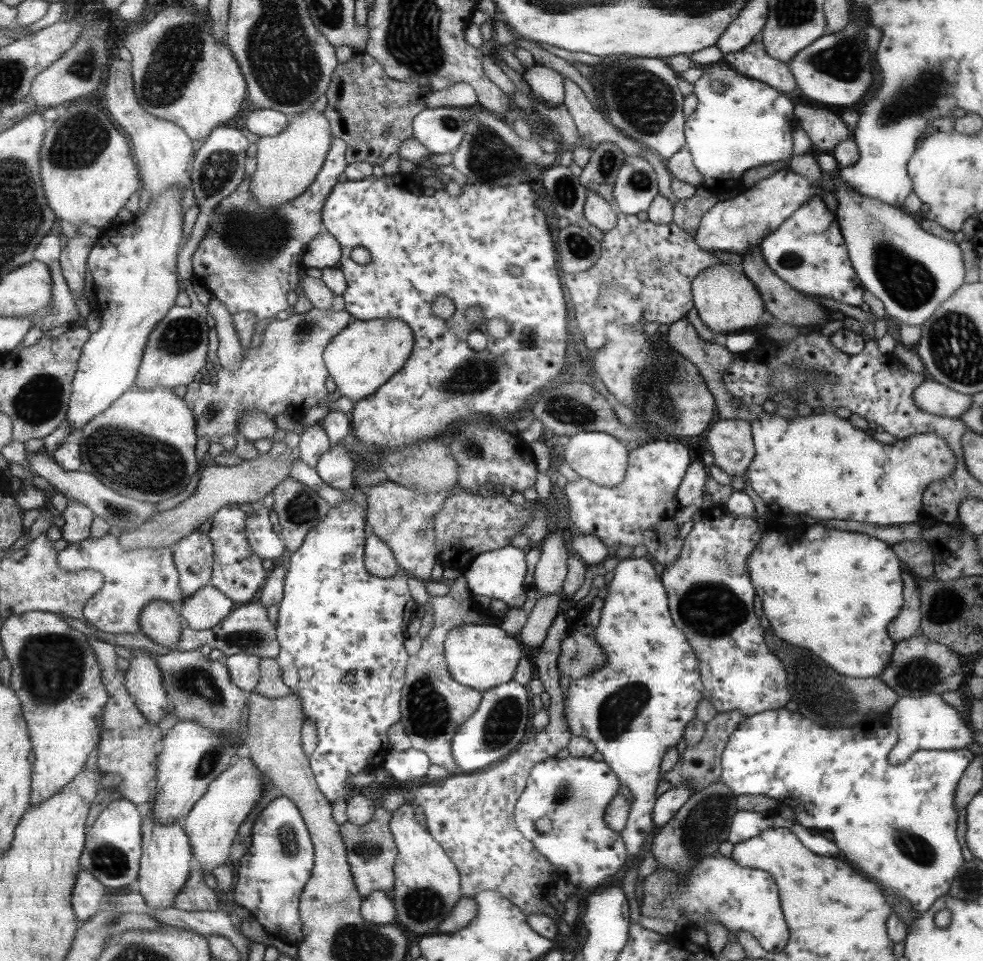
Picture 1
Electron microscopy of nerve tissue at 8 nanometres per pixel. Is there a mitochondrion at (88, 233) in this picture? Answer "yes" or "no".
no

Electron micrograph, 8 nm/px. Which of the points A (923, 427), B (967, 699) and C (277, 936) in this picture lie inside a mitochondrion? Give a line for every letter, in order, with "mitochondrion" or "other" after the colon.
A: other
B: other
C: other

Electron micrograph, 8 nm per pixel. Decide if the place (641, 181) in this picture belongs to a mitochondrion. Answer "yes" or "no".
yes

